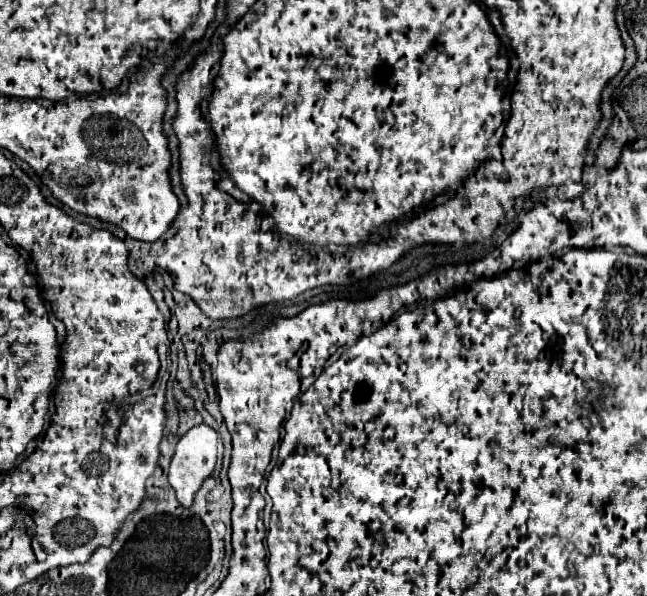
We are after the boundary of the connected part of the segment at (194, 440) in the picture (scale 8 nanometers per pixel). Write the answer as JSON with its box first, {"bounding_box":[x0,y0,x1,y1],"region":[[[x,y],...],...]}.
{"bounding_box":[168,424,218,508],"region":[[[200,424],[200,426],[194,426],[192,430],[188,430],[178,446],[176,446],[176,454],[172,458],[172,464],[170,464],[170,474],[168,474],[168,480],[172,484],[172,488],[176,490],[176,496],[178,496],[178,502],[184,506],[184,508],[190,508],[192,502],[194,502],[194,494],[200,490],[202,482],[206,478],[212,476],[214,472],[214,466],[216,466],[216,458],[218,458],[218,432],[206,424]]]}

